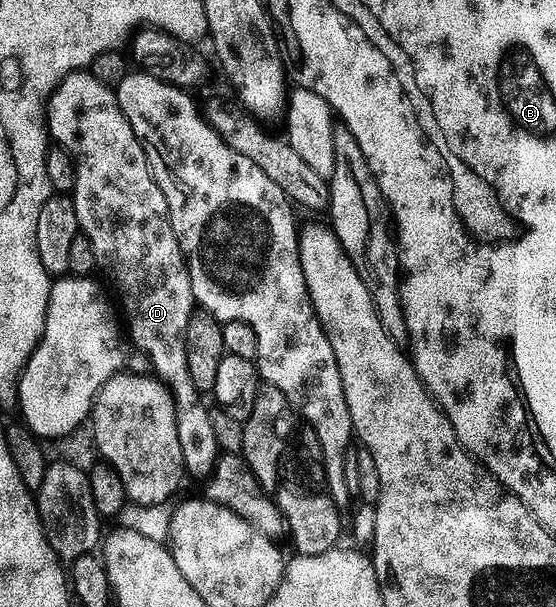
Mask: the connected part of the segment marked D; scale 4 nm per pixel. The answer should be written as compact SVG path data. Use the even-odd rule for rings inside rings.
M89 70L70 72L51 91L45 101L45 128L50 139L63 148L75 164L73 199L78 231L93 250L96 269L100 273L103 271L104 278L119 295L117 308L126 335L128 332L132 342L147 355L148 362L155 367L154 375L167 386L171 399L175 401L175 422L177 438L181 442L183 467L190 475L192 472L195 476L205 478L214 467L217 447L209 422L208 405L203 405L204 397L193 386L189 378L189 366L185 362L187 327L197 305L191 289L187 260L177 242L177 234L173 234L165 194L161 194L161 186L157 186L153 178L145 150L137 134L133 134L133 126L129 126L125 114L121 114L113 89L97 82Z

